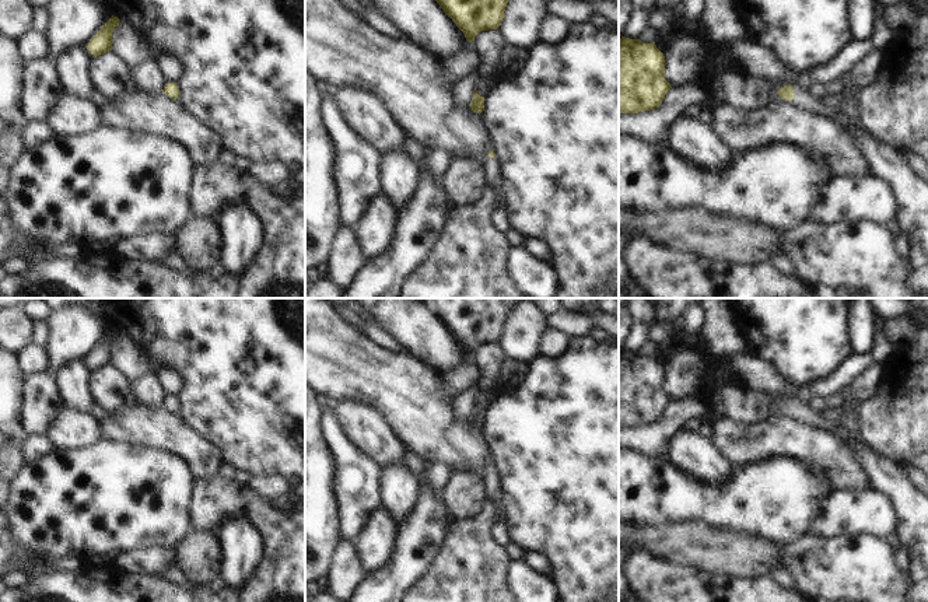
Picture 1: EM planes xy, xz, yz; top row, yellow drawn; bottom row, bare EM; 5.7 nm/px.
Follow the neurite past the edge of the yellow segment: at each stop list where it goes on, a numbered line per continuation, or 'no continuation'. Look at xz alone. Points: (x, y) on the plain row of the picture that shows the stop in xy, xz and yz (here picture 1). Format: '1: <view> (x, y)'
1: xz (491, 480)

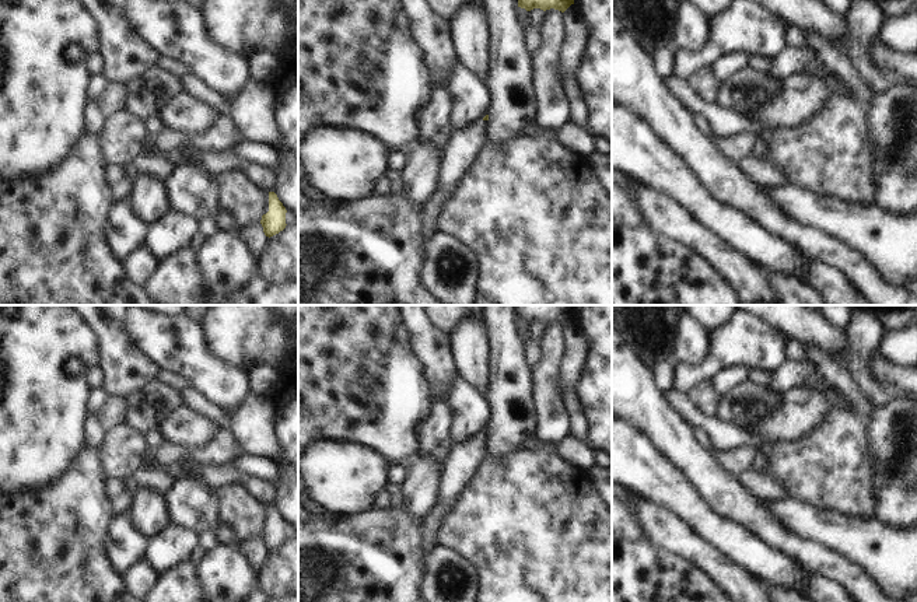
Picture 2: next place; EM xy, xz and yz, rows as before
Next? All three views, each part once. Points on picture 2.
1: xz (462, 465)

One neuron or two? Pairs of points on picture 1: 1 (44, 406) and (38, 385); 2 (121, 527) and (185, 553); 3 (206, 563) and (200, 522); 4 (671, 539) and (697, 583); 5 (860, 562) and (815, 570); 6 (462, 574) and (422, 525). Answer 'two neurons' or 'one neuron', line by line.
1: one neuron
2: two neurons
3: two neurons
4: two neurons
5: one neuron
6: two neurons

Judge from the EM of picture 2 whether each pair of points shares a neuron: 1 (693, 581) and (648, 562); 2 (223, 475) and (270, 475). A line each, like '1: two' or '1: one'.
1: one
2: two

